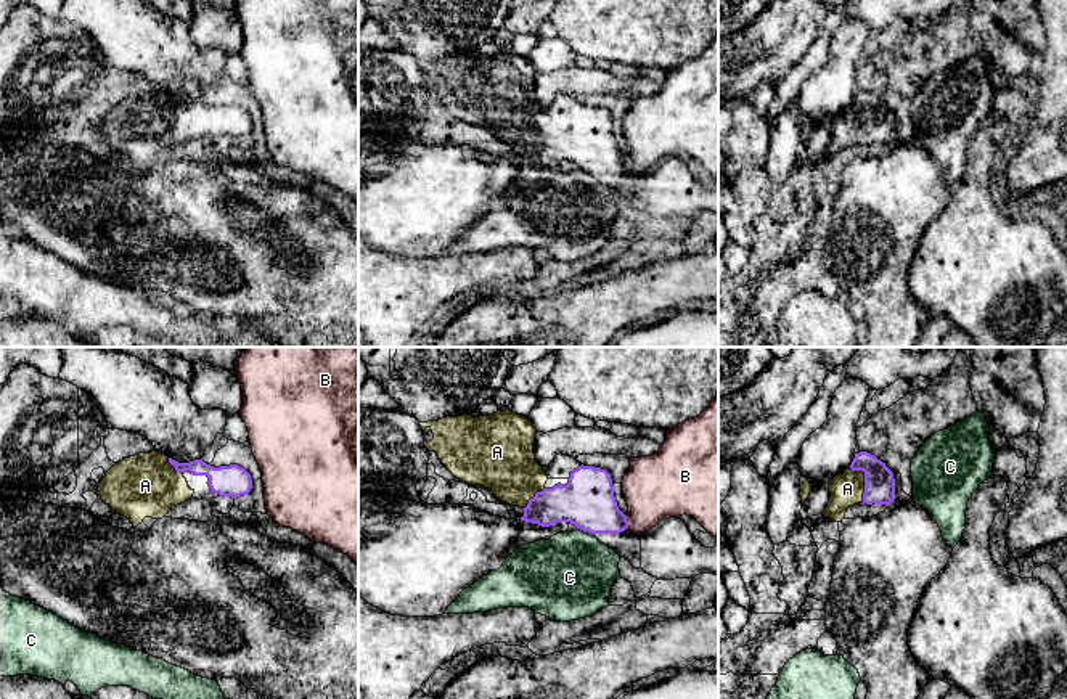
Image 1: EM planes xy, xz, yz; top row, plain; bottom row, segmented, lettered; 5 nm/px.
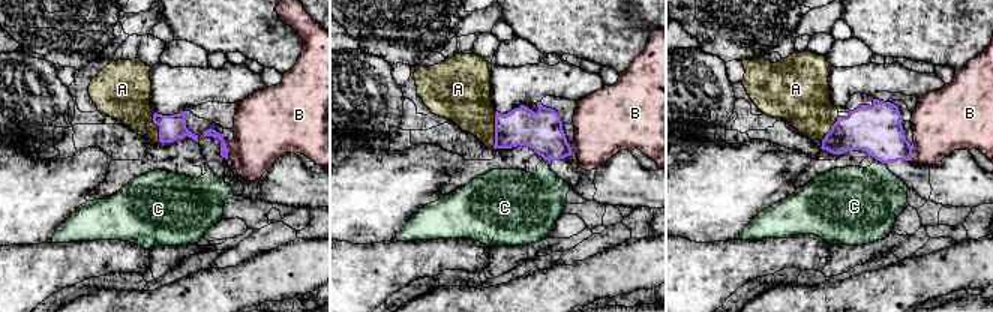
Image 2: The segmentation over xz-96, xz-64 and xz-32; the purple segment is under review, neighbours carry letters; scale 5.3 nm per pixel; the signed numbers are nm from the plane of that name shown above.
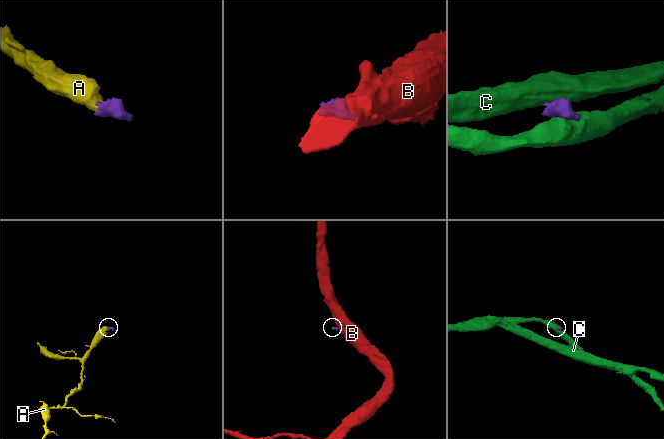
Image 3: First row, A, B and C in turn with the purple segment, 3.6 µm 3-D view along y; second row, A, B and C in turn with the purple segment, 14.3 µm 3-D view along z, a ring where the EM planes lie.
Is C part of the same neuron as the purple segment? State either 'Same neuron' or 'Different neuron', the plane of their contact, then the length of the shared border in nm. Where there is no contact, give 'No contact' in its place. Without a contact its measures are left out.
Different neuron. Touches purple in xz. Shared border 100 nm

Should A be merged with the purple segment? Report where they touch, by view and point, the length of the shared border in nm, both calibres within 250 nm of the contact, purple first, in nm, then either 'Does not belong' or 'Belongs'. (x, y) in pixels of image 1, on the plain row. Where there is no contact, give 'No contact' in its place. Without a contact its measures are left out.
Touches purple at yz (865, 121). Shared border 190 nm. Thickness 160 nm (purple) against 170 nm. Belongs

